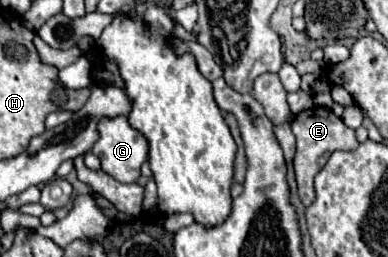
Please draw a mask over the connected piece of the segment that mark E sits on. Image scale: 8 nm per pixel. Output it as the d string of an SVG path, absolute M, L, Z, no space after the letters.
M313 107L313 109L299 113L295 117L295 121L291 123L291 127L293 127L293 133L297 137L297 151L295 151L295 157L293 157L293 167L295 167L295 175L297 175L299 197L301 197L303 205L309 207L315 199L313 177L325 165L329 155L337 149L357 149L359 143L355 139L355 131L349 129L329 107Z

